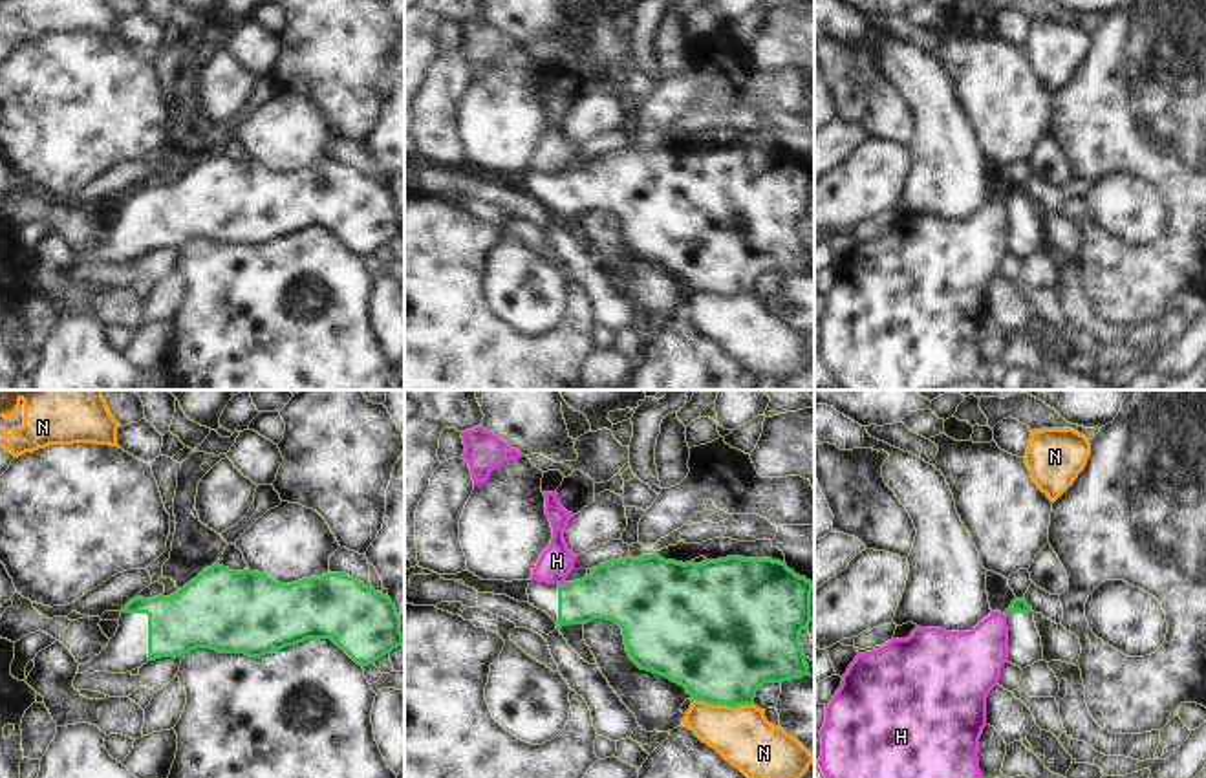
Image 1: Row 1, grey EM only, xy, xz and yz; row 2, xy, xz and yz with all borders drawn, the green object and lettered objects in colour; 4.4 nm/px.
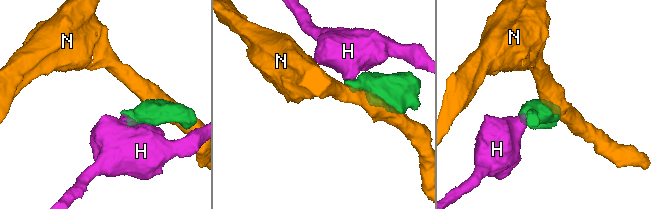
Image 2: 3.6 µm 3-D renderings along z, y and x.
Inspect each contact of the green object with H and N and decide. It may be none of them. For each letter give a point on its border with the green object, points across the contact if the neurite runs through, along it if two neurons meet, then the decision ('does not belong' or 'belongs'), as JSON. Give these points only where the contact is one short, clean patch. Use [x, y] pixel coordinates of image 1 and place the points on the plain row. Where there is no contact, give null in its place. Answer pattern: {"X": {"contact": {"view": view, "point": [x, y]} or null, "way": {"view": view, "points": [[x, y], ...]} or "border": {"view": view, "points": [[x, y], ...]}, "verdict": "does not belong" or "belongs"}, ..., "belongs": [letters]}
{"H": {"contact": {"view": "xz", "point": [560, 174]}, "border": {"view": "xz", "points": [[564, 171], [559, 174]]}, "verdict": "does not belong"}, "N": {"contact": {"view": "xz", "point": [723, 293]}, "verdict": "does not belong"}, "belongs": []}

